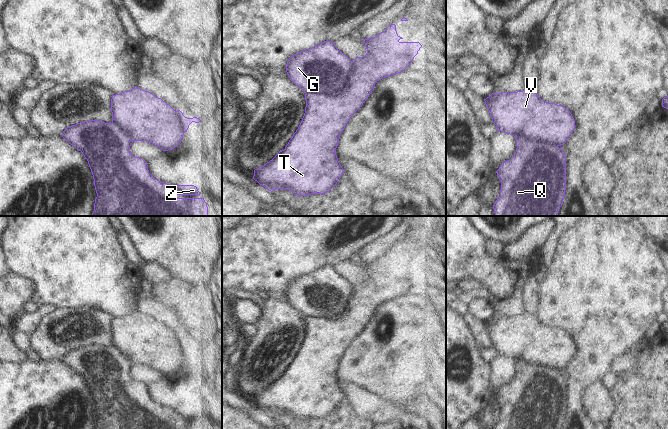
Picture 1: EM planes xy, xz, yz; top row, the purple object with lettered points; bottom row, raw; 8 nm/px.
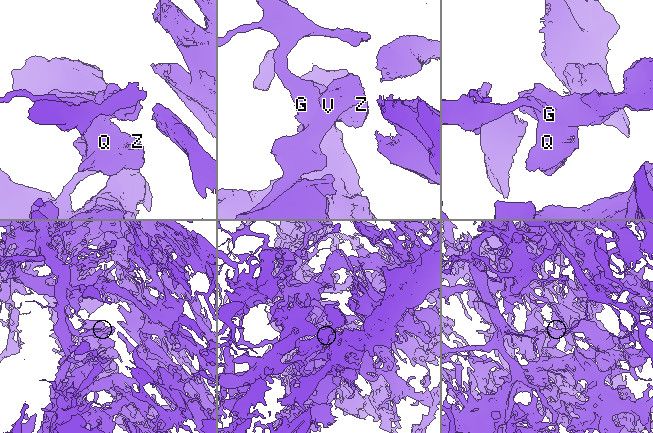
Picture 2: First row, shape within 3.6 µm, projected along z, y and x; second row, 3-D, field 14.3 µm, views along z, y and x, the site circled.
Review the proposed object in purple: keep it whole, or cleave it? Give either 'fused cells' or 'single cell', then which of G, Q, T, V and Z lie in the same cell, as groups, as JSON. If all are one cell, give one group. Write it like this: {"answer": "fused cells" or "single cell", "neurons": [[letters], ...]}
{"answer": "fused cells", "neurons": [["G", "Q", "Z"], ["T", "V"]]}

